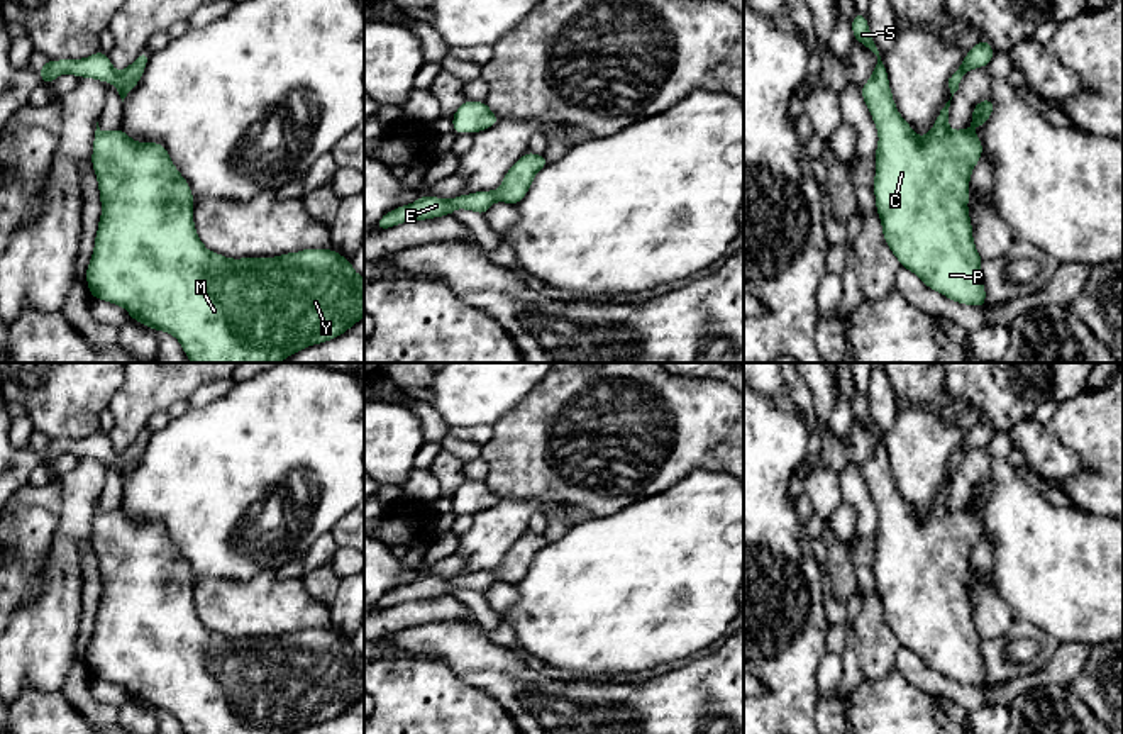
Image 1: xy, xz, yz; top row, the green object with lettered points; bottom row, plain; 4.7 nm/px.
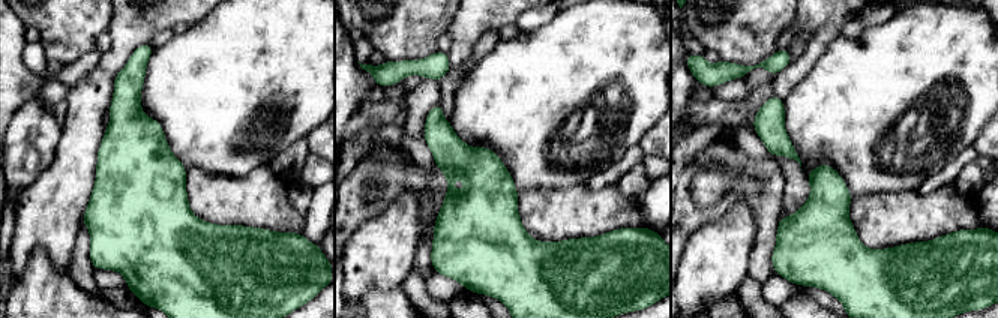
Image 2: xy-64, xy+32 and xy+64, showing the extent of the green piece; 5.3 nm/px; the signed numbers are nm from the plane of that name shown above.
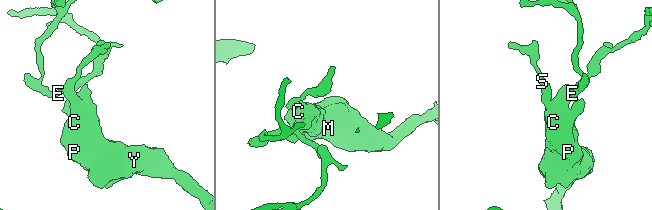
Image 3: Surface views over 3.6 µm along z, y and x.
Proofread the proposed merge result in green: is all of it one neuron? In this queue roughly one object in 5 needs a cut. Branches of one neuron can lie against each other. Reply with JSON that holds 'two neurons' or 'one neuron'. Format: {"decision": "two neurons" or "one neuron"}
{"decision": "one neuron"}

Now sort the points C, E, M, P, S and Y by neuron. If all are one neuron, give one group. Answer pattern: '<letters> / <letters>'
C E M P S Y

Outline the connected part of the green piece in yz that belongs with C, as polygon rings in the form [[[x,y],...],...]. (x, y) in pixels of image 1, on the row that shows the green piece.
[[[857,12],[850,25],[854,39],[877,58],[860,93],[879,134],[872,190],[884,241],[901,268],[913,271],[928,288],[957,303],[986,307],[982,258],[974,246],[967,209],[969,180],[982,156],[981,137],[969,125],[962,131],[949,129],[950,100],[937,115],[932,131],[918,137],[896,108],[882,59],[884,53],[872,41],[867,17]]]

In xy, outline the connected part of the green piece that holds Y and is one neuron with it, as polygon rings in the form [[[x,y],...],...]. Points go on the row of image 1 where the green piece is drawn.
[[[97,122],[91,166],[102,202],[85,275],[91,298],[120,305],[132,320],[174,336],[191,363],[281,363],[307,346],[339,337],[364,317],[364,278],[332,247],[241,259],[208,251],[195,231],[190,185],[163,144],[136,142],[120,127],[102,132]]]

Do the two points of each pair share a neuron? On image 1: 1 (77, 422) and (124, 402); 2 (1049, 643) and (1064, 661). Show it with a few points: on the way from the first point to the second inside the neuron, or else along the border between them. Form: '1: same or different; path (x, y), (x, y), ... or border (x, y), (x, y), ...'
1: different; border (124, 380), (107, 407)
2: different; border (1061, 643), (1040, 668), (1023, 675)

